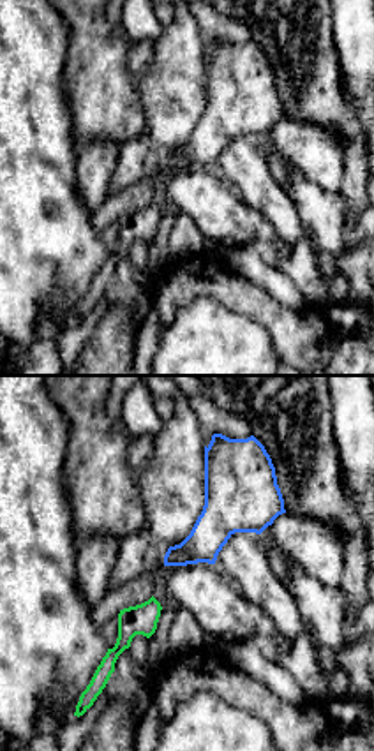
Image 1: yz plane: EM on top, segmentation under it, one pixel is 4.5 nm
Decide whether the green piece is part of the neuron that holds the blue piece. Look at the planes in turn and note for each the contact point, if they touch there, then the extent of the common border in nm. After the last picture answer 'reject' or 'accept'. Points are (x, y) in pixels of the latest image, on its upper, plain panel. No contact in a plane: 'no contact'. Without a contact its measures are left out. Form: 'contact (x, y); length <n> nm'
no contact

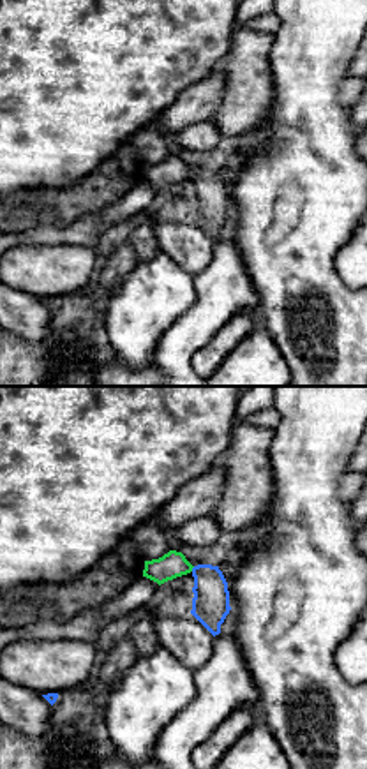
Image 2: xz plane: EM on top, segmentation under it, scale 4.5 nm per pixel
contact (193, 173); length 30 nm

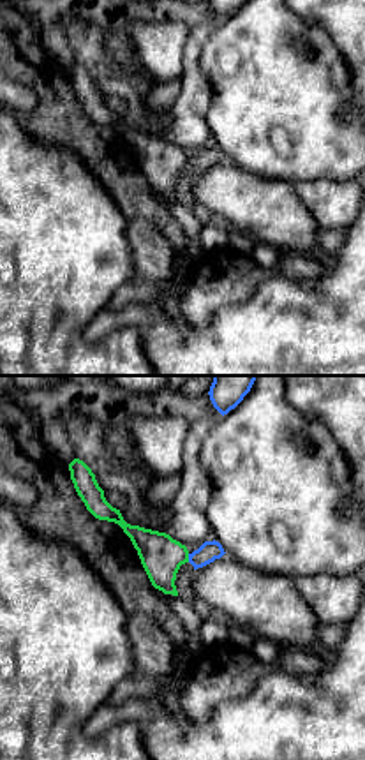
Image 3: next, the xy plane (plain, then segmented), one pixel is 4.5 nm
contact (189, 163); length 40 nm

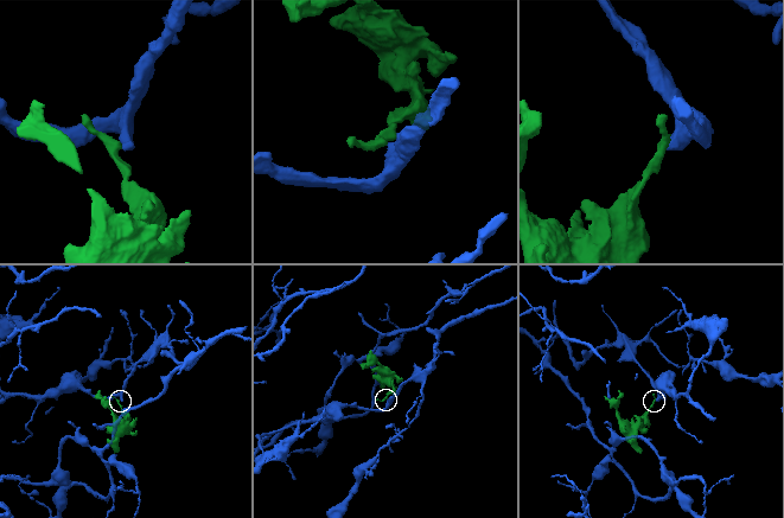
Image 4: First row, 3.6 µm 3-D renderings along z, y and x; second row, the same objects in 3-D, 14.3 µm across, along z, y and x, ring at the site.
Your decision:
reject

